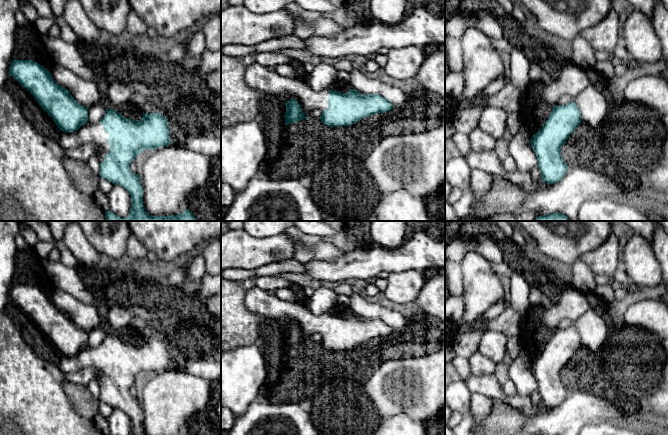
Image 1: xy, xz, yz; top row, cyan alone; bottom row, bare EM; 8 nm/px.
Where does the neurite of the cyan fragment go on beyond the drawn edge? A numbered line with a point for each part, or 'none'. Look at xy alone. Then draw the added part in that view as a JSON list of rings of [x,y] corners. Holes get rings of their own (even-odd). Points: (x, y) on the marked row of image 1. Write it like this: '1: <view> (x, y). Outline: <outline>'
1: xy (94, 134). Outline: [[[87,122],[72,133],[61,131],[57,142],[64,150],[71,150],[84,144],[92,144],[95,147],[95,156],[100,163],[103,163],[104,156],[110,152],[108,138],[109,133],[104,131],[101,122],[96,124]]]

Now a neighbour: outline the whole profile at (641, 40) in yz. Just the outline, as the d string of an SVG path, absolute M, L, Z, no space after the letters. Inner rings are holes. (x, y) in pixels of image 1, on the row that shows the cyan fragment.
M635 10L626 20L623 38L630 56L639 64L661 61L661 43L653 21L646 14Z

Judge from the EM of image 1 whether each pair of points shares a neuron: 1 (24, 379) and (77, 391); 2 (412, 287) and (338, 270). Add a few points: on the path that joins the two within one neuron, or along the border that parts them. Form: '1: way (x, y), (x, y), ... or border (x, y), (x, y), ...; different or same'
1: border (65, 379), (63, 391), (74, 409); different
2: border (412, 269), (389, 273); different

